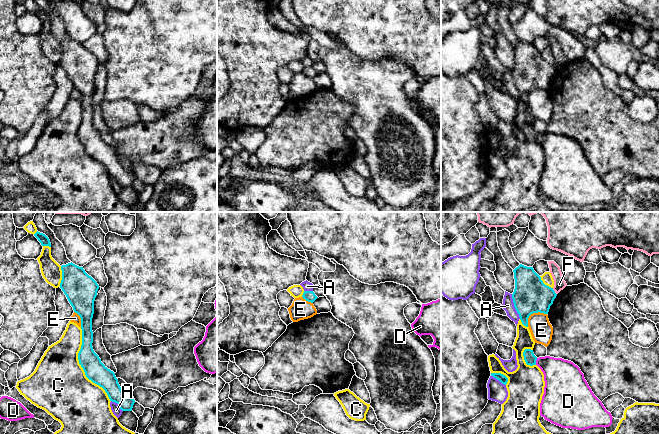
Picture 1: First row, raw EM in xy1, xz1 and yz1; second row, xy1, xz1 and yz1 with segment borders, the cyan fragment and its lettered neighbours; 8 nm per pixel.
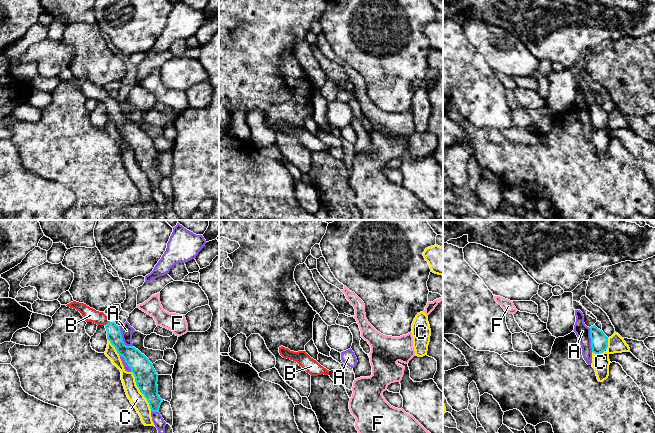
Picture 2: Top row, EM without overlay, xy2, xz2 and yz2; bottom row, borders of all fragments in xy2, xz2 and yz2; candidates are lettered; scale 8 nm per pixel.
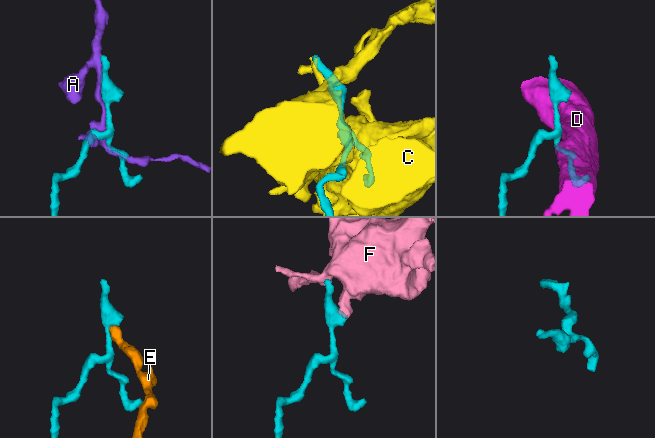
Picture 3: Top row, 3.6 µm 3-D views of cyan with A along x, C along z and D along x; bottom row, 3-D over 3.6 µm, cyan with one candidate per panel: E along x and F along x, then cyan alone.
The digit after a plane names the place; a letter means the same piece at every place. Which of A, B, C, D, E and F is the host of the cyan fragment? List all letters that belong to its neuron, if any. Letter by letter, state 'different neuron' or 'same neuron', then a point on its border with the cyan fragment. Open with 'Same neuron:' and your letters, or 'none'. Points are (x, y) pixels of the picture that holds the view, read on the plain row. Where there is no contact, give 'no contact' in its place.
Same neuron: B
A: different neuron; meets cyan in xy2 at (122, 115)
B: same neuron; meets cyan in xy2 at (107, 99)
C: different neuron; meets cyan in xy1 at (81, 142)
D: different neuron; meets cyan in yz1 at (535, 137)
E: different neuron; meets cyan in yz1 at (532, 89)
F: different neuron; meets cyan in yz1 at (554, 67)

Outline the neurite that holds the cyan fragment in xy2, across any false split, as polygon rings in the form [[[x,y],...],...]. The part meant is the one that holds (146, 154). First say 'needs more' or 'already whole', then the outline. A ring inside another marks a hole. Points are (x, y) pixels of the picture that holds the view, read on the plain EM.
needs more | [[[76,77],[66,82],[79,87],[86,98],[93,98],[97,101],[105,102],[107,115],[130,143],[135,153],[136,161],[147,175],[151,187],[159,188],[163,176],[158,171],[158,150],[149,135],[135,123],[124,120],[120,103],[115,98],[110,98],[103,88],[96,87],[86,80]]]

